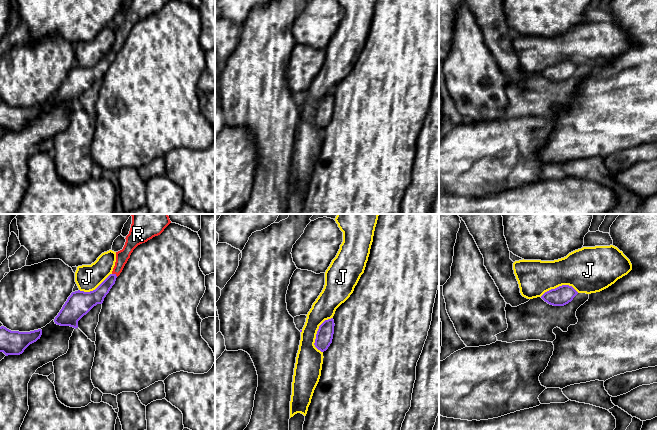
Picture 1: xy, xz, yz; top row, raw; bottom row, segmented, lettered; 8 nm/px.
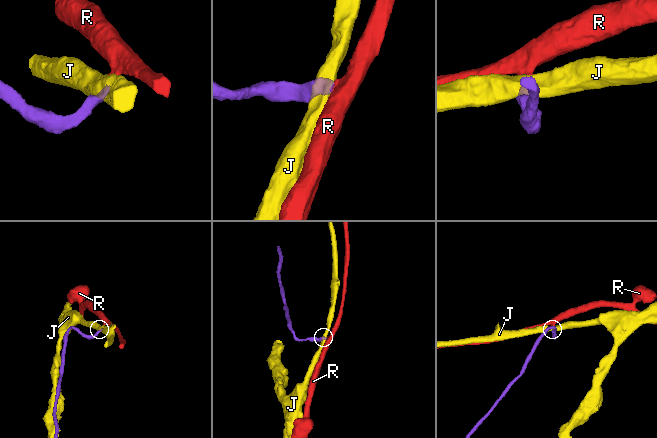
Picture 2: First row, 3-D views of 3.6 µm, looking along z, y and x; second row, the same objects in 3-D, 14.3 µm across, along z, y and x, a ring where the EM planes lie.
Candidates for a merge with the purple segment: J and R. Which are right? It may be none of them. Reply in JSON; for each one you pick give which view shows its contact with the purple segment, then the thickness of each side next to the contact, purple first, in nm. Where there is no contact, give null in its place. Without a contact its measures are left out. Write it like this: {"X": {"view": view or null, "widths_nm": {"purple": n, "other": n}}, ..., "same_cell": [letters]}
{"R": {"view": "xy", "widths_nm": {"purple": 120, "other": 110}}, "same_cell": ["R"]}

